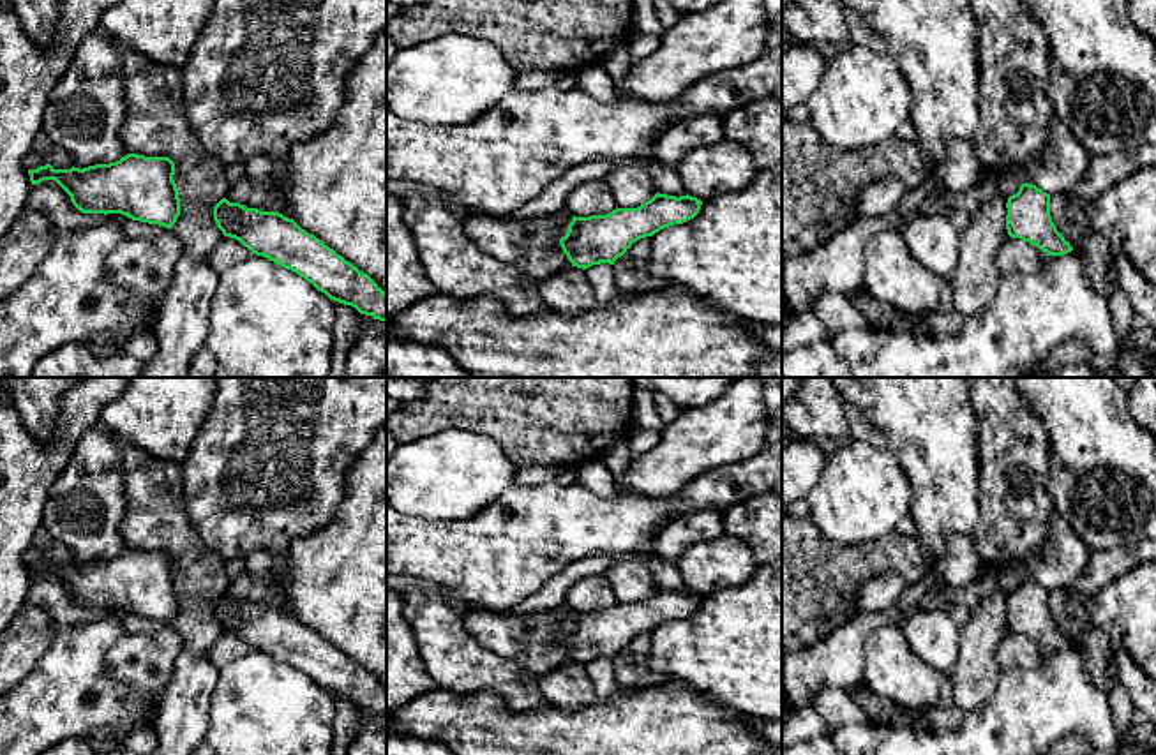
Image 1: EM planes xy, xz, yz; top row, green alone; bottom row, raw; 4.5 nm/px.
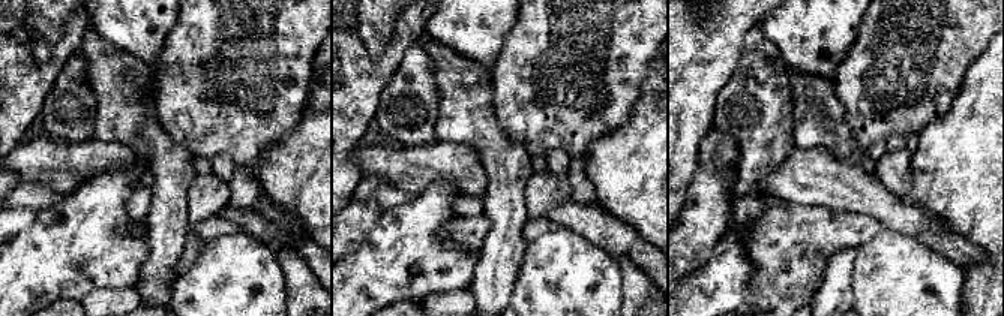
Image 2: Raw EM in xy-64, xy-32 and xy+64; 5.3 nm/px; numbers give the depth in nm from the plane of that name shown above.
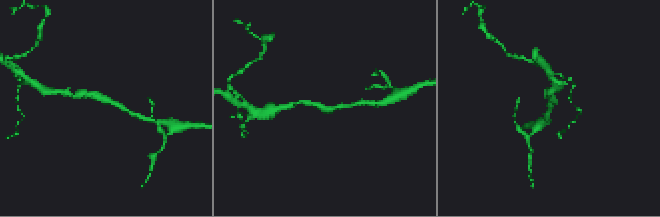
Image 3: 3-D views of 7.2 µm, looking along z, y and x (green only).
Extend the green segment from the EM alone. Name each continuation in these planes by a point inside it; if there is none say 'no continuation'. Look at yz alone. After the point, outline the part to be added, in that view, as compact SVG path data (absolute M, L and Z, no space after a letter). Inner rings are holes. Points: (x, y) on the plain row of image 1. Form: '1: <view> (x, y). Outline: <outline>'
no continuation

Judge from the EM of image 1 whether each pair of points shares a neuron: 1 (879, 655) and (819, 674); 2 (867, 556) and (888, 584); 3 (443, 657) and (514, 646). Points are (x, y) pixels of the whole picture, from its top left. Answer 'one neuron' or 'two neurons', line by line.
1: two neurons
2: two neurons
3: two neurons

